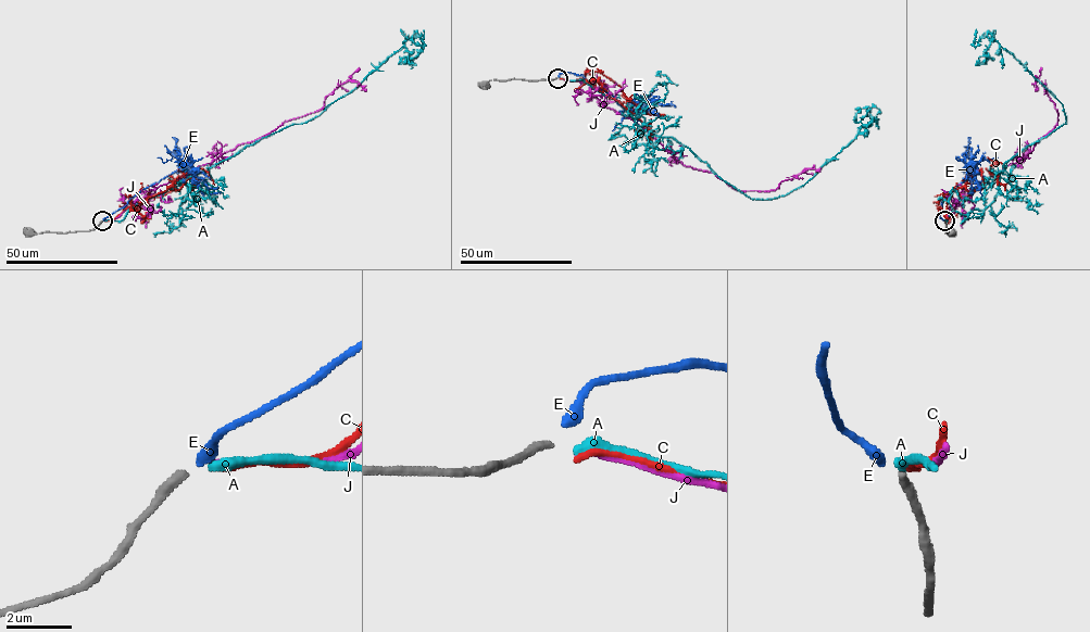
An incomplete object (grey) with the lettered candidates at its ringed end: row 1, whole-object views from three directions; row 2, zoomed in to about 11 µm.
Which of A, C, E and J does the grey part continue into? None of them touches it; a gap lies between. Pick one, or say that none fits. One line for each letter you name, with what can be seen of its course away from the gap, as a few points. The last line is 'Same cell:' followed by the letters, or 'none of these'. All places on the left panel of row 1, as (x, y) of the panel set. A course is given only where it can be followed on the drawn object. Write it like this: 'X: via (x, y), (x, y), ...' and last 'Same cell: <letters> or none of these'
A: via (104, 220), (121, 220), (147, 198), (262, 138), (318, 116), (415, 32), (422, 48), (400, 63), (405, 58)
Same cell: A

